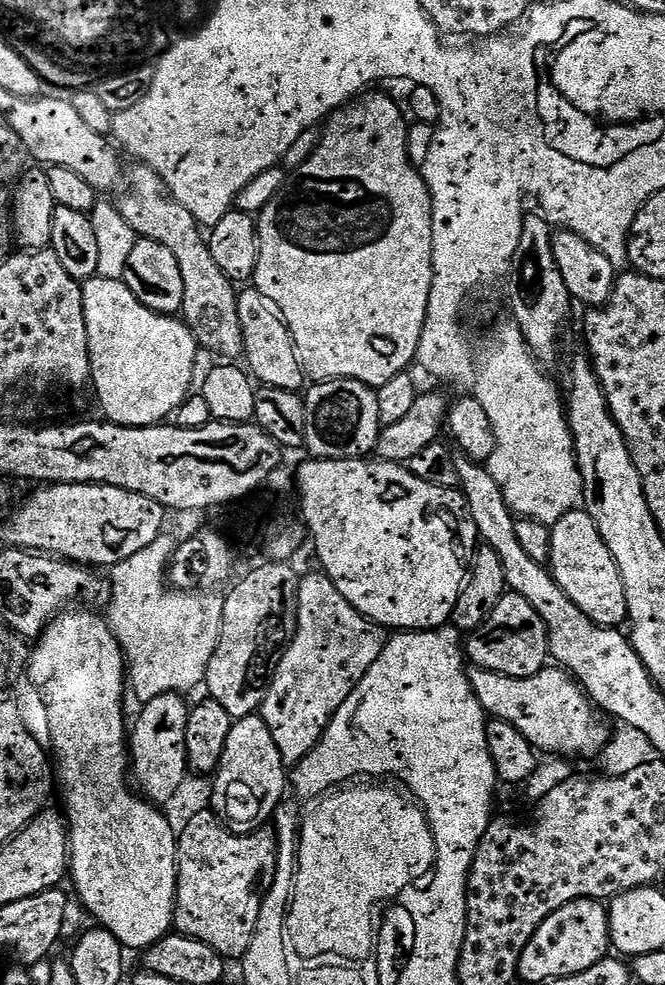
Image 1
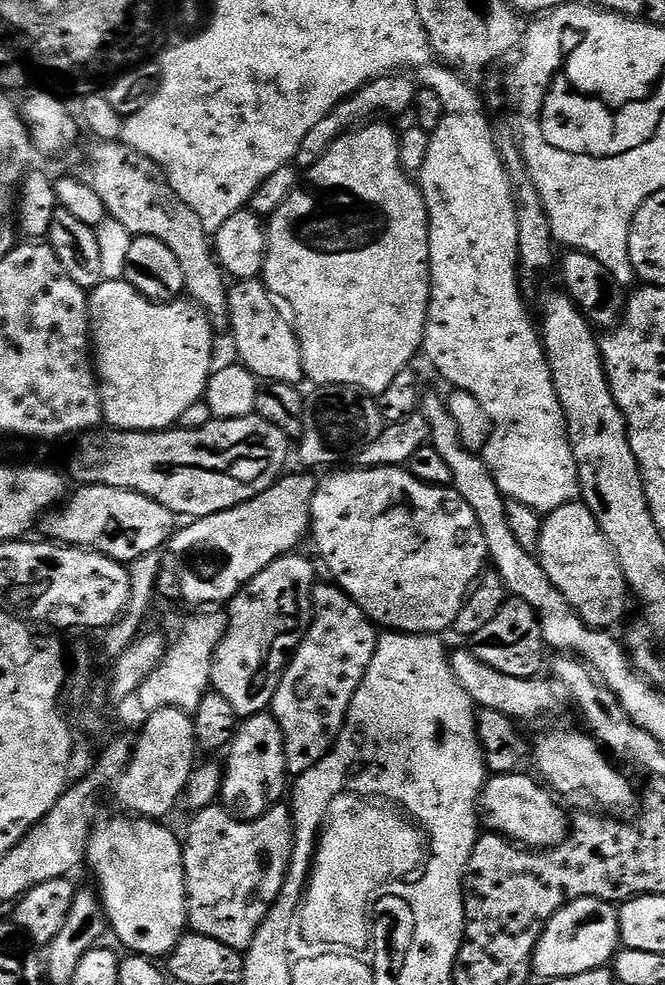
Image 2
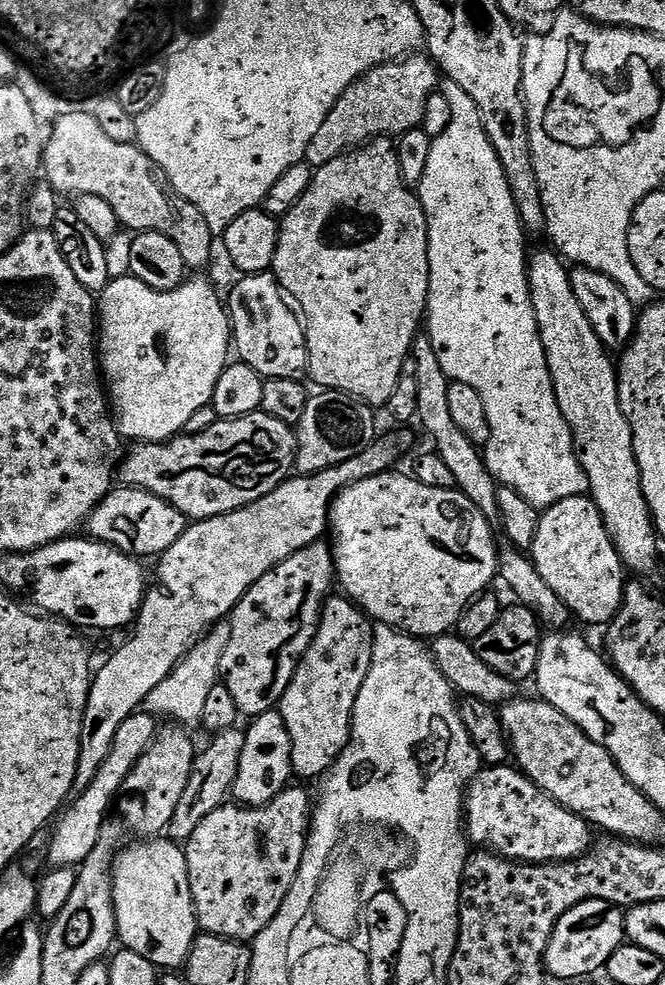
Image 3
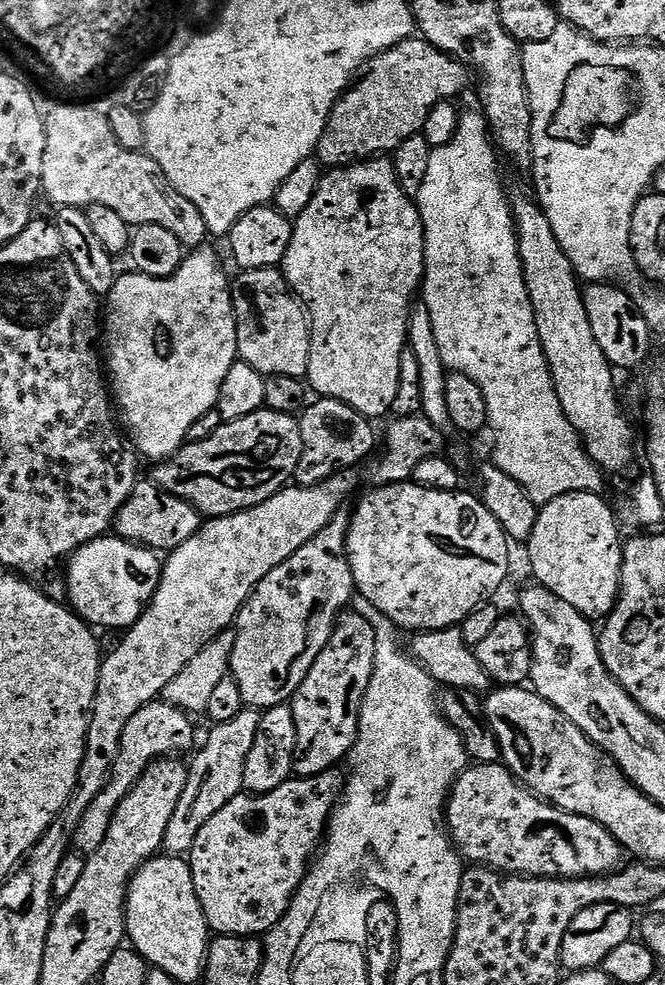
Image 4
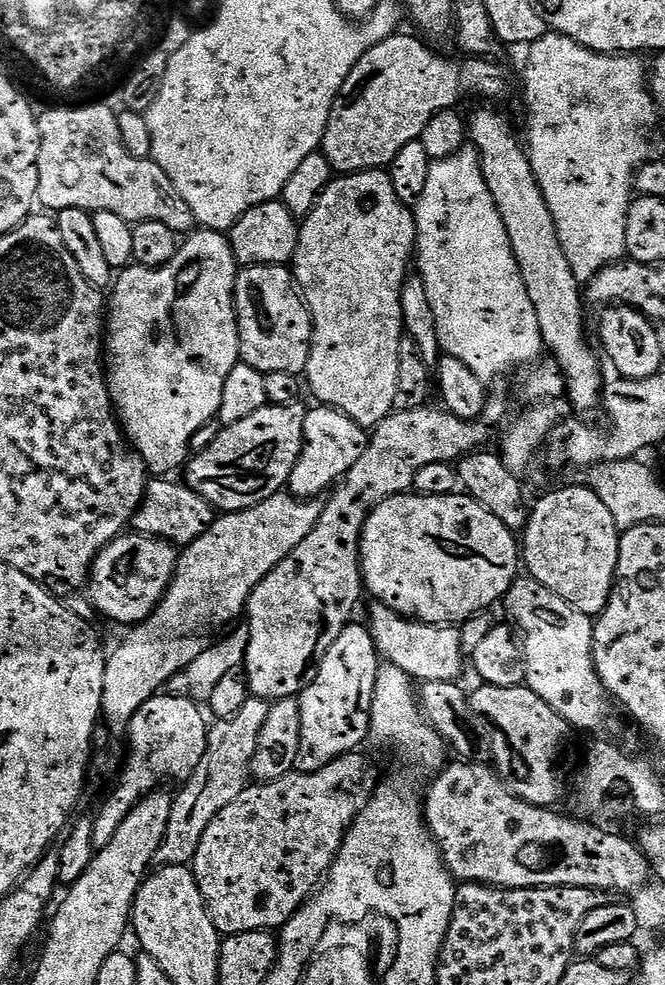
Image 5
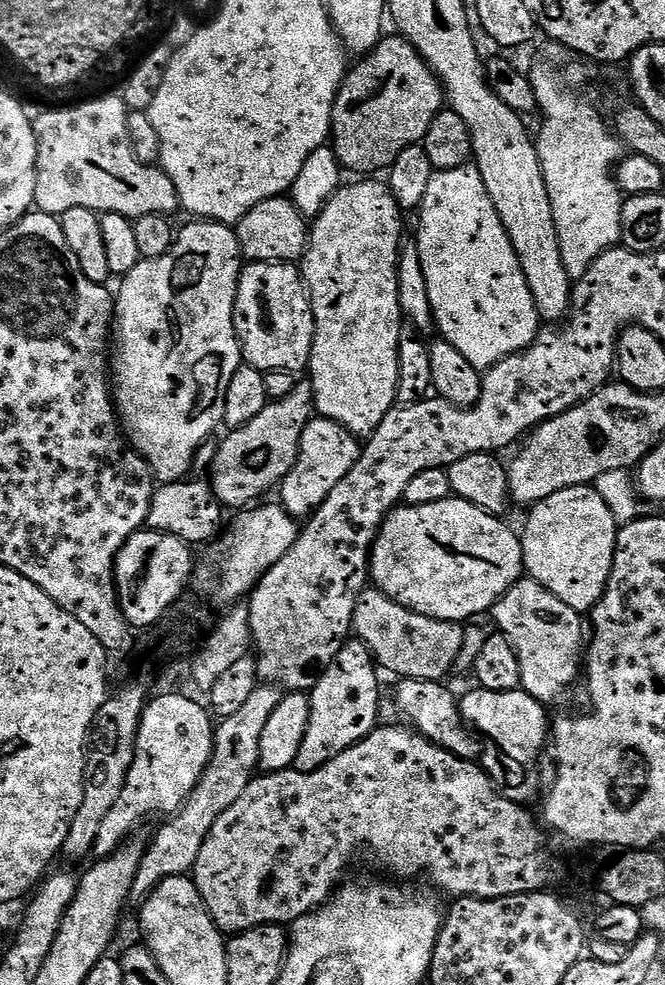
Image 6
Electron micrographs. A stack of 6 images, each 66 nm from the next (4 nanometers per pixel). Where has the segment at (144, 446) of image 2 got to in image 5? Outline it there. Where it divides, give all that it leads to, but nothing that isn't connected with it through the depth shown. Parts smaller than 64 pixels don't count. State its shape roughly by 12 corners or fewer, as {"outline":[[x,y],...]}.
{"outline":[[269,403],[224,426],[183,483],[221,513],[287,485],[306,408]]}

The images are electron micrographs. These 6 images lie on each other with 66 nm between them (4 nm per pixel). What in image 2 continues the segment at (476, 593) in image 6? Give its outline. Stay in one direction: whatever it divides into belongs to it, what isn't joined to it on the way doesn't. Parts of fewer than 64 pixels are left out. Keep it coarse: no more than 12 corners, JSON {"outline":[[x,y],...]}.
{"outline":[[328,476],[311,539],[372,623],[444,634],[489,563],[455,488]]}

